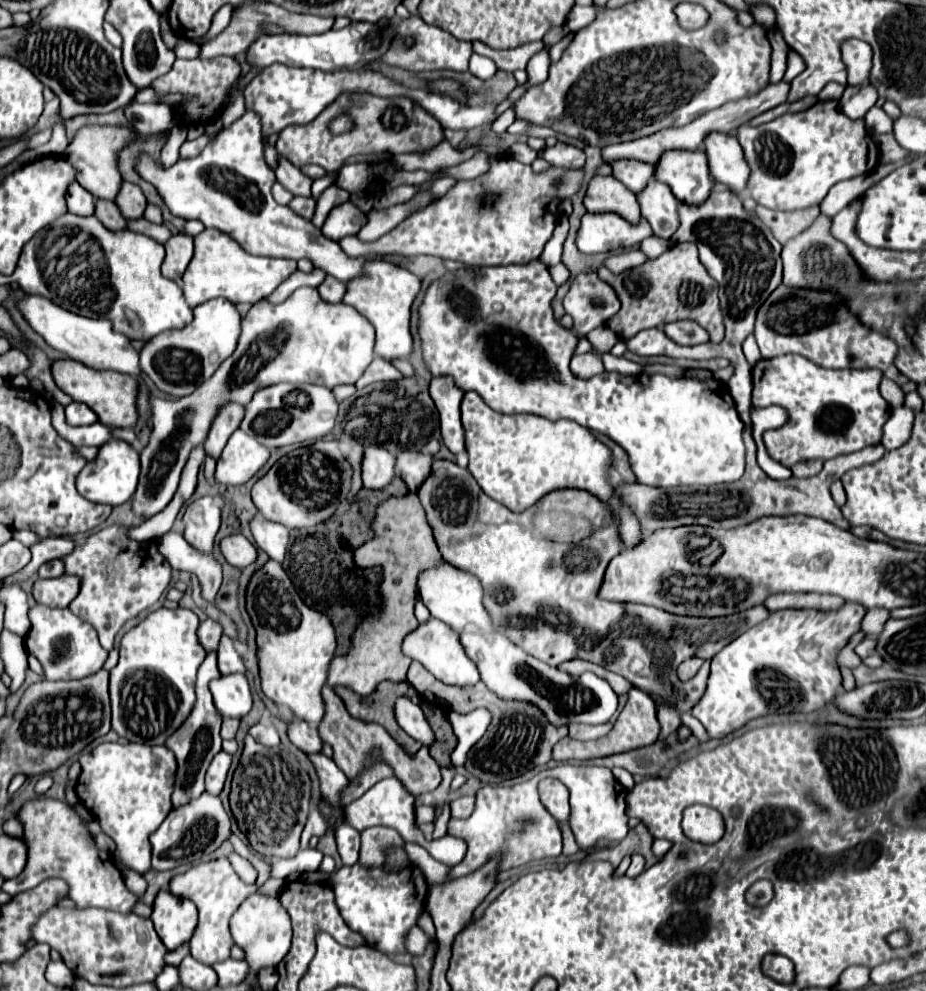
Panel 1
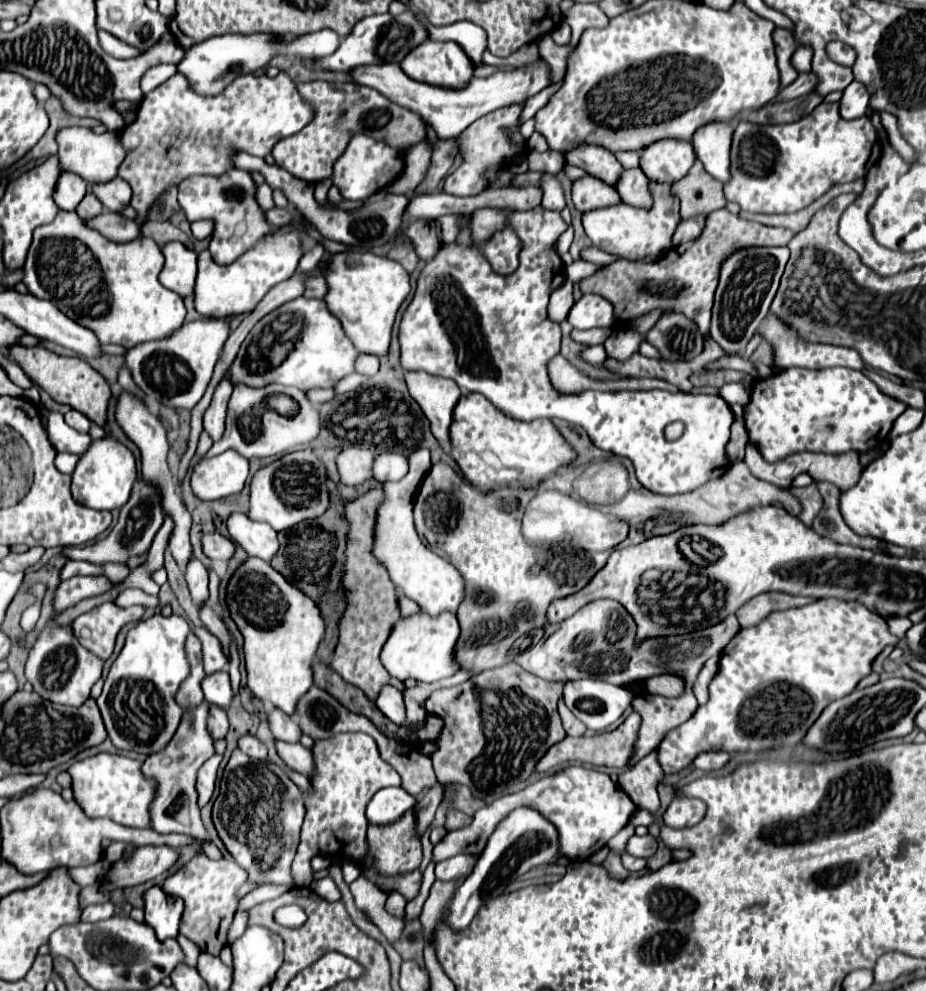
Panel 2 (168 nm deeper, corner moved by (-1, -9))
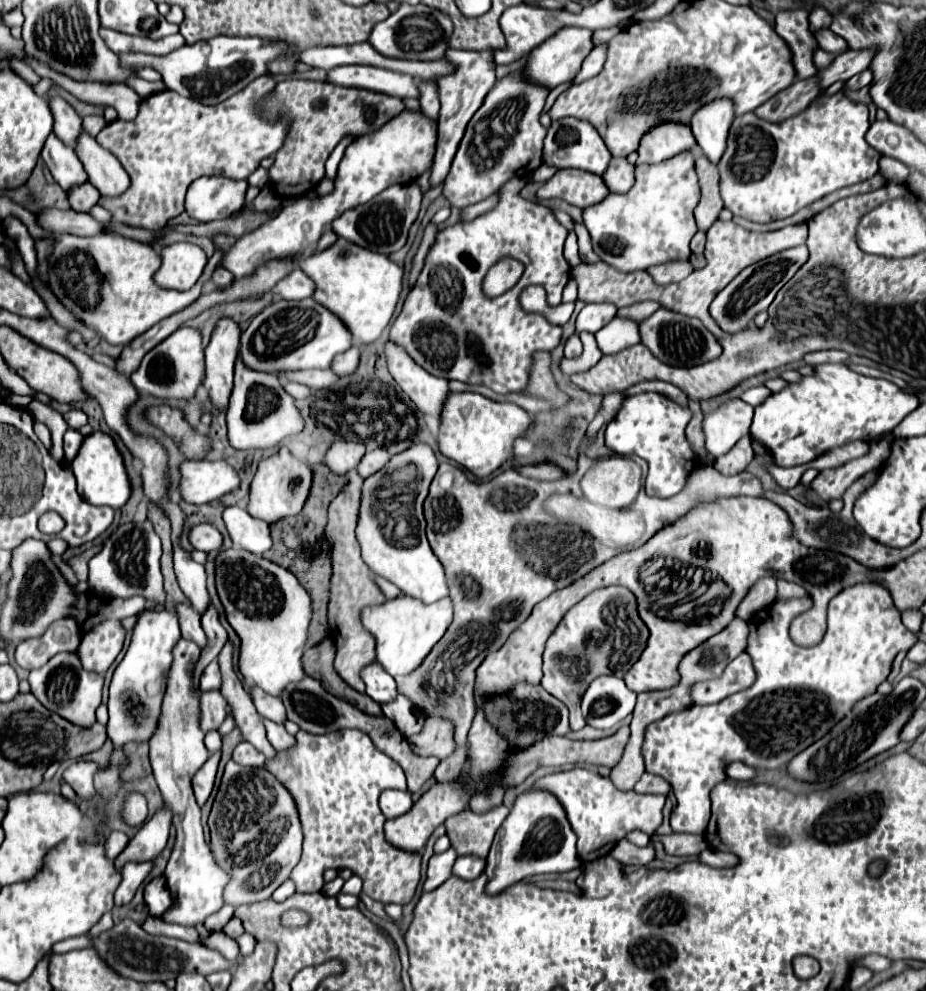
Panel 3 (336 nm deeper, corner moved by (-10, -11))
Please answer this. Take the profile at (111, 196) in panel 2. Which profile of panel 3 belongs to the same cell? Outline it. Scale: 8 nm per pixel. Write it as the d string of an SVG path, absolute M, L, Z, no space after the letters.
M81 131L75 143L75 155L81 161L89 183L93 183L101 195L115 197L129 187L129 175L119 159L111 151L103 149L89 133Z

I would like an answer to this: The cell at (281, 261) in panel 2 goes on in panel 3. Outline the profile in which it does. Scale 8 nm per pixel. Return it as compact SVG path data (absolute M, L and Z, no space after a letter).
M403 109L395 115L383 129L379 127L373 133L361 135L355 139L347 149L337 167L337 175L333 179L333 191L323 197L301 197L281 209L281 213L257 227L255 231L239 237L235 245L223 255L219 265L235 275L235 279L251 275L259 265L269 259L281 259L291 255L309 257L315 249L315 243L331 227L331 223L357 205L371 201L379 191L387 189L395 183L407 183L421 177L433 161L435 155L435 141L437 141L437 123L429 119L421 109L409 111Z

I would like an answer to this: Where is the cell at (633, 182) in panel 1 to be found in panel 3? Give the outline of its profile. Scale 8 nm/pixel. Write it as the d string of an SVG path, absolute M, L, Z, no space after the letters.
M563 117L563 119L555 119L551 121L551 127L547 129L545 135L545 145L543 145L543 163L549 167L575 167L575 169L583 169L595 175L603 175L603 169L607 169L611 159L609 149L605 147L603 139L599 137L599 133L593 129L593 125L589 121L581 121L575 117Z

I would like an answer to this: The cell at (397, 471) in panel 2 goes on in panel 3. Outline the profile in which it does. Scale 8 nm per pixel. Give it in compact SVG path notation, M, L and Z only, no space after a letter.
M381 447L367 451L367 453L361 457L359 465L357 465L357 473L359 473L361 477L369 477L371 473L375 473L375 469L381 469L381 467L385 465L387 457L389 457L389 453L387 453L385 449L381 449Z

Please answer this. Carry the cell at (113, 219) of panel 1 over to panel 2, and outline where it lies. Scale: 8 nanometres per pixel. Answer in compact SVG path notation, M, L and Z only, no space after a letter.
M86 193L86 199L82 199L82 203L78 205L78 215L82 217L82 219L94 219L94 217L98 217L100 213L104 211L104 207L102 207L102 203L98 201L98 197L94 195L94 193Z

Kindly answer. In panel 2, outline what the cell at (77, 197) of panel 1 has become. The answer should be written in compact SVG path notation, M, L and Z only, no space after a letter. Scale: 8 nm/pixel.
M62 171L60 179L58 179L58 187L54 191L54 201L58 203L58 207L62 211L76 211L76 207L84 199L84 195L86 195L86 183L82 183L82 179L78 179L78 175L70 175L70 173Z

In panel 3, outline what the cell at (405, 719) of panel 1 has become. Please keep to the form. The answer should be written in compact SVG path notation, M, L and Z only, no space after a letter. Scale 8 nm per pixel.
M375 661L365 665L359 671L363 683L365 683L365 693L375 699L377 703L389 703L397 697L397 689L395 689L395 679Z

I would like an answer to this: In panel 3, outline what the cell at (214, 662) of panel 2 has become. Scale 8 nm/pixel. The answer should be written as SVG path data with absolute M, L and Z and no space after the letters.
M177 603L175 605L177 611L177 619L179 619L179 629L181 629L181 637L183 639L191 639L195 641L199 647L203 647L207 643L205 633L201 629L201 621L199 621L199 613L189 605L189 603Z

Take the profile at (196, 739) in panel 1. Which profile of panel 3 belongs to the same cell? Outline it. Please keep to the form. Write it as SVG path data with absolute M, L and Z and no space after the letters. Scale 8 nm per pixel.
M161 809L157 811L151 821L143 823L143 827L137 831L137 835L129 841L125 851L115 859L115 867L121 871L125 863L129 861L153 861L165 847L171 827L171 811Z

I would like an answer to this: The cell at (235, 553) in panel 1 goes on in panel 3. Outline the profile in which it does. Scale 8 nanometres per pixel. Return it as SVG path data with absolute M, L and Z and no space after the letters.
M193 525L189 529L189 543L199 551L219 551L221 549L221 533L213 525Z

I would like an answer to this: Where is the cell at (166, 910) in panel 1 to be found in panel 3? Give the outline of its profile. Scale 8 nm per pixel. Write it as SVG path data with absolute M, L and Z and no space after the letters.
M155 877L155 879L151 879L151 881L145 885L143 895L145 895L145 903L147 903L147 907L149 907L149 913L151 913L153 917L161 917L161 915L173 905L165 877Z

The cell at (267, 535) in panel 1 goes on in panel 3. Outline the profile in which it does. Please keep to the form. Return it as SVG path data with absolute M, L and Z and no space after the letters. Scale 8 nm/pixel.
M237 505L225 507L223 521L229 531L229 537L233 539L233 547L247 549L255 555L261 555L271 549L269 525L261 519L251 517L245 509L239 509Z

